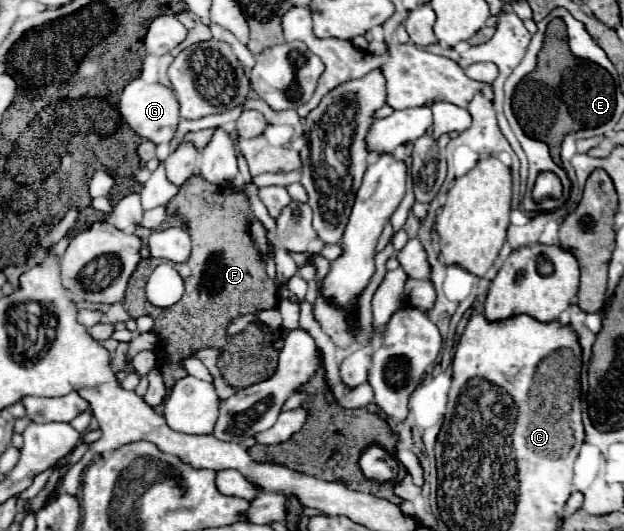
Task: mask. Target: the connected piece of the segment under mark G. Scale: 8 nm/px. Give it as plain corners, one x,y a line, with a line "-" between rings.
142,78
132,80
130,84
126,84
118,108
120,108
122,118
130,124
130,128
144,140
162,144
162,142
170,142
176,134
176,126
180,122
178,100
176,100
174,90
170,90
164,84
148,84

